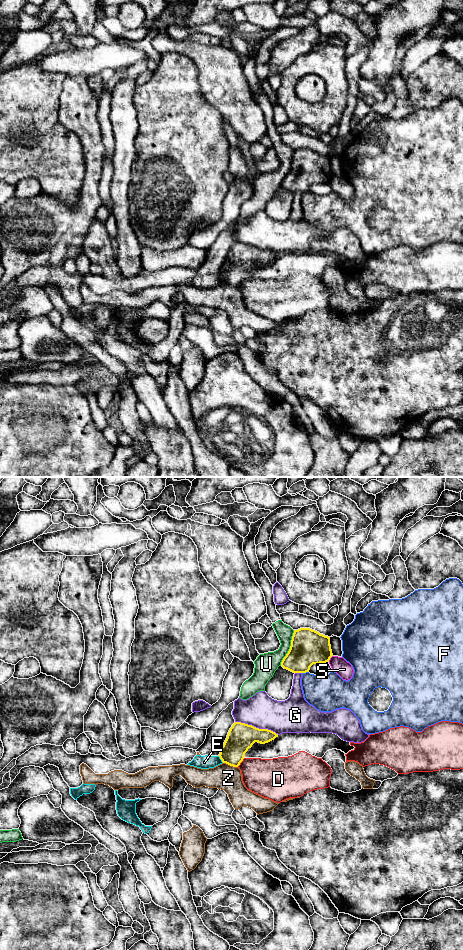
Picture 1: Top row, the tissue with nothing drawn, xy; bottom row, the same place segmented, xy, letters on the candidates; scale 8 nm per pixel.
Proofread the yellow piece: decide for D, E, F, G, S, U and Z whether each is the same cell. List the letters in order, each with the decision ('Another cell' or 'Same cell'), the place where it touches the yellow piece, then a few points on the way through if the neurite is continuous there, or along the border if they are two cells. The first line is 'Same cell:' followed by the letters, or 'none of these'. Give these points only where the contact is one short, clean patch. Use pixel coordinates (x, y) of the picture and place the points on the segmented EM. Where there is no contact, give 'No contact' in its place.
Same cell: none of these
D: Another cell. Touches yellow at xy (241, 761). Boundary: xy (244, 758), (237, 766)
E: Another cell. Touches yellow at xy (220, 758). Boundary: xy (218, 756), (223, 762)
F: Another cell. Touches yellow at xy (305, 672). Boundary: xy (308, 671), (302, 673)
G: Another cell. Touches yellow at xy (257, 728)
S: Another cell. Touches yellow at xy (330, 657). Boundary: xy (332, 655), (328, 661)
U: Another cell. Touches yellow at xy (290, 648). Boundary: xy (294, 630), (291, 636), (290, 648), (280, 665)
Z: Another cell. Touches yellow at xy (230, 765). Boundary: xy (223, 762), (237, 767)

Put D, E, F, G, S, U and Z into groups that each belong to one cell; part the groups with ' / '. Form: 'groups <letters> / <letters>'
groups D / E / F / G / S / U / Z

